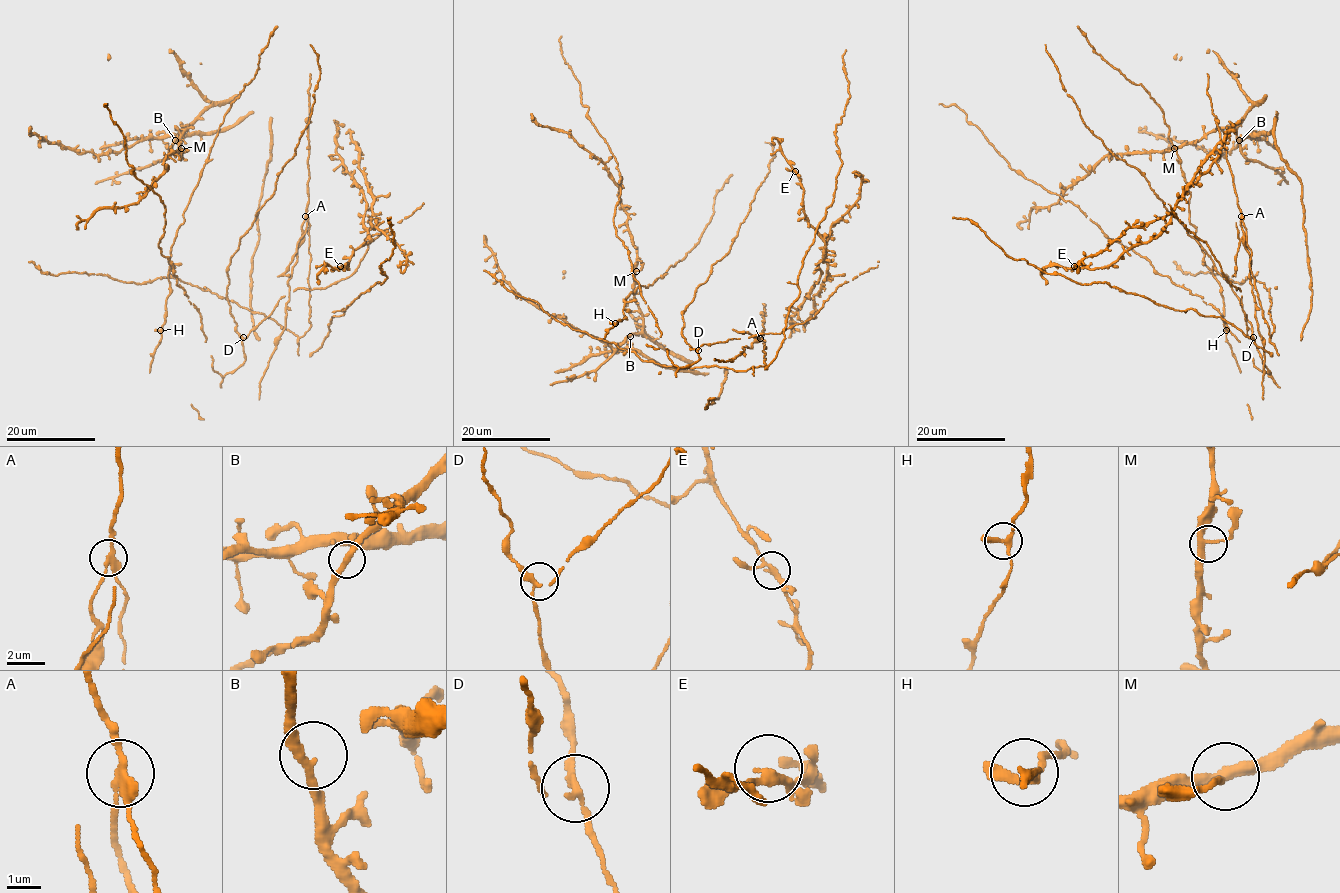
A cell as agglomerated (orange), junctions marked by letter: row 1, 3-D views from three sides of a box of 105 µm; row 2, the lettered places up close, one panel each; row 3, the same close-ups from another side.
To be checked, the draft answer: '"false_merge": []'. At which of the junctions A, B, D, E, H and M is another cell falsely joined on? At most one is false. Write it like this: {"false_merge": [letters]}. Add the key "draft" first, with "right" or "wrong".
{"draft": "wrong", "false_merge": ["A"]}

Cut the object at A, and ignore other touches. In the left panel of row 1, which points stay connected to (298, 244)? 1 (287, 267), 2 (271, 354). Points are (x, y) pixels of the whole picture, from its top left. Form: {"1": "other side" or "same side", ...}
{"1": "same side", "2": "same side"}

